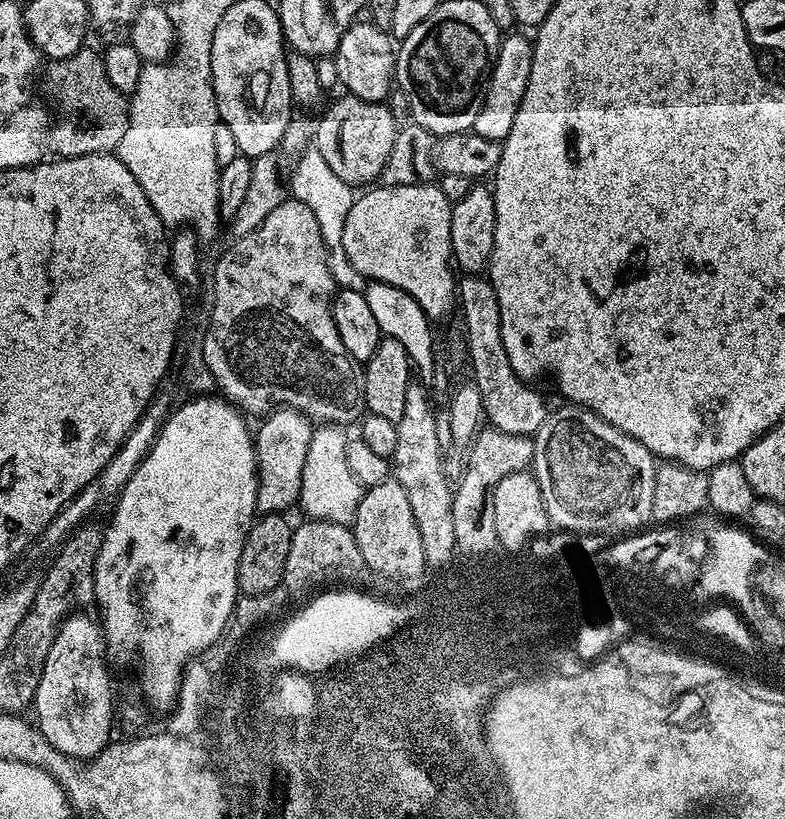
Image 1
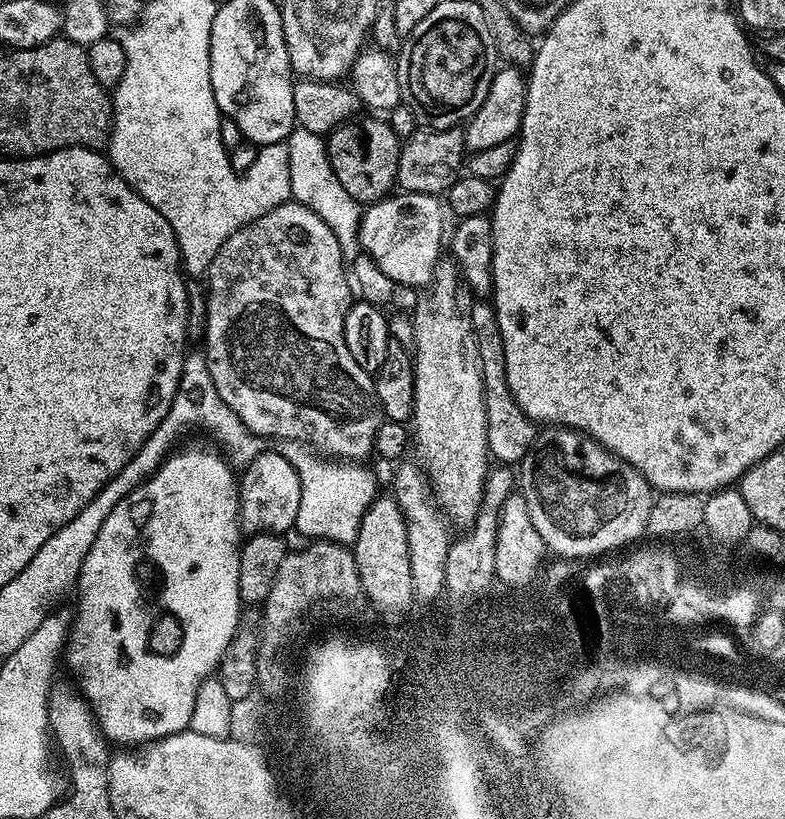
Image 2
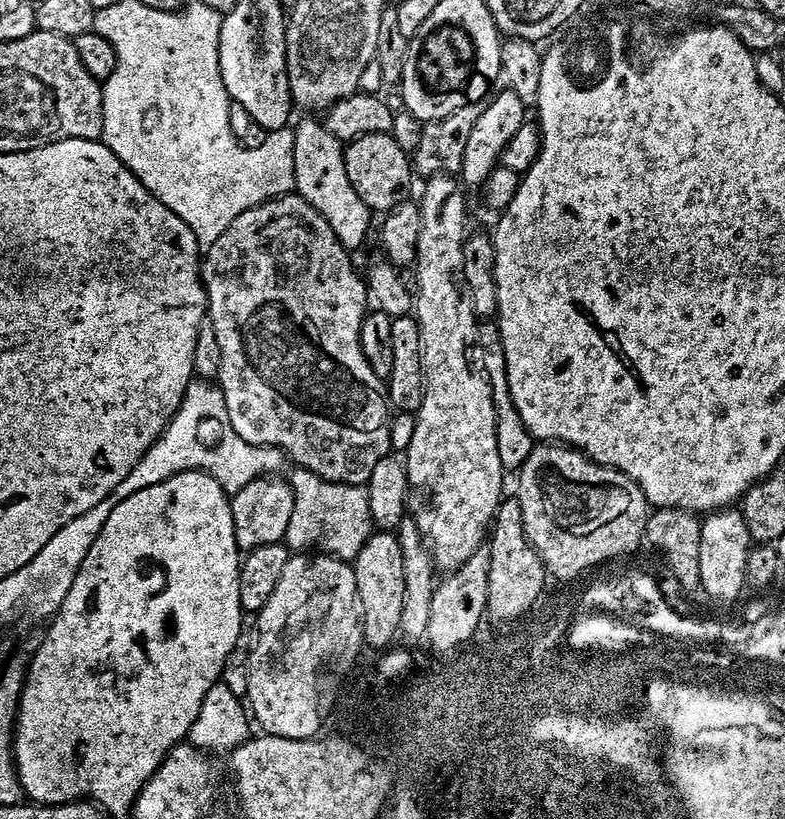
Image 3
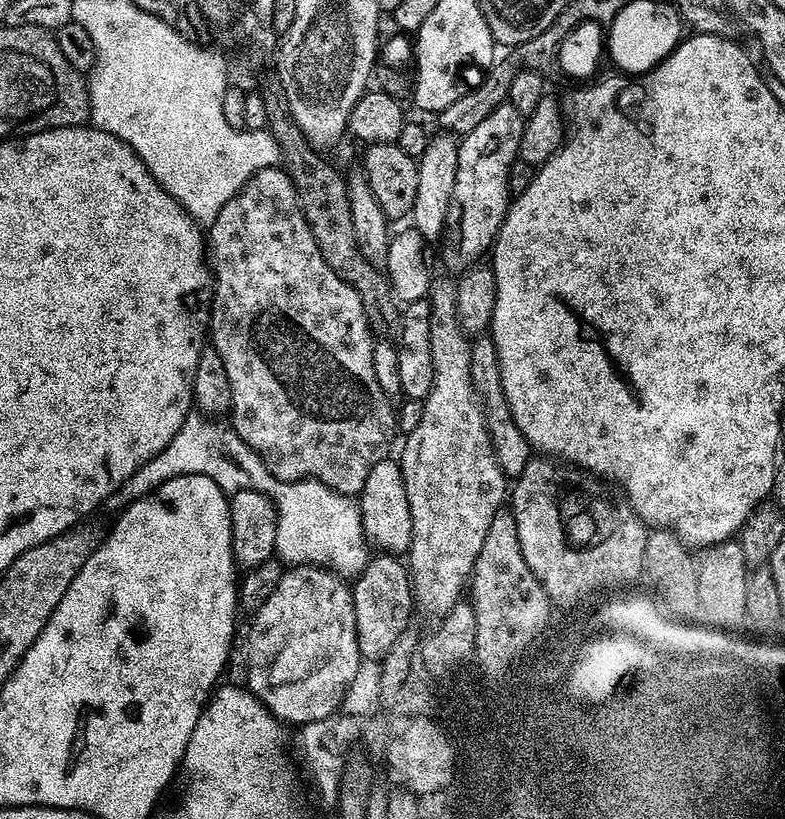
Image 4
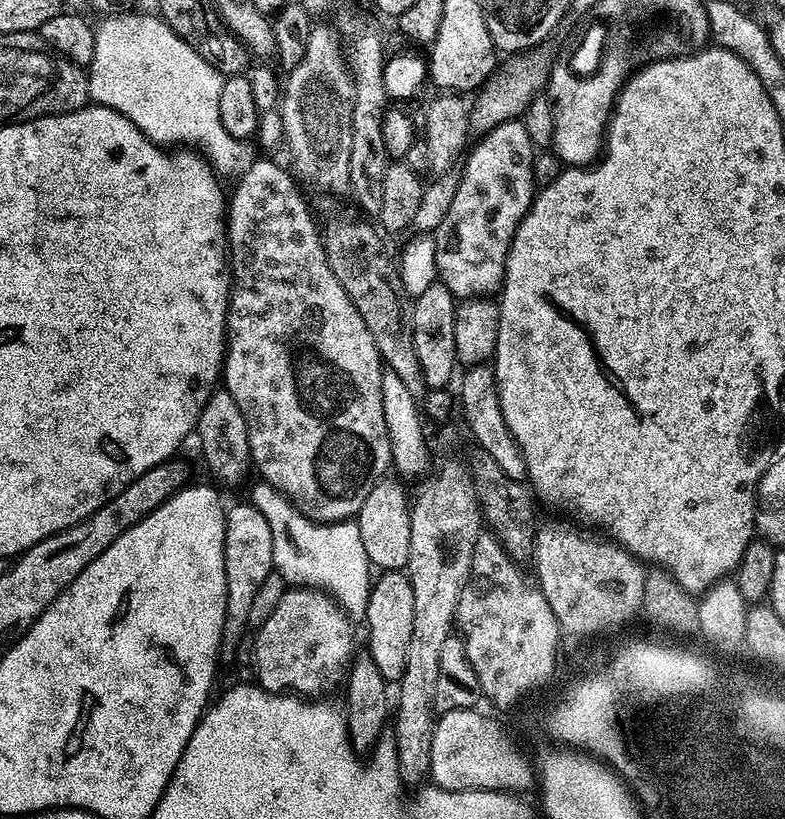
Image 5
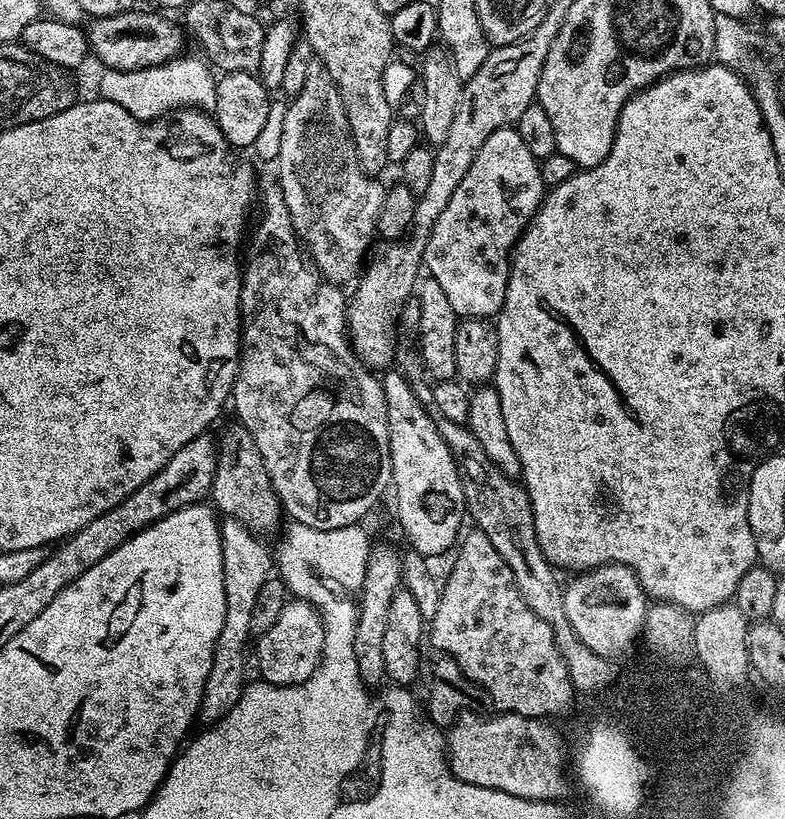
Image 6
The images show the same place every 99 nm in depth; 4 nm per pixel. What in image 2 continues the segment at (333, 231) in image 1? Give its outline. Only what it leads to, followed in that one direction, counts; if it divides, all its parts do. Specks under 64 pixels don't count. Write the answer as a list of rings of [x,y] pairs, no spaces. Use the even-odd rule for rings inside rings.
[[[296,127],[286,141],[290,154],[290,180],[293,199],[307,208],[314,210],[322,218],[335,237],[338,238],[339,248],[345,261],[351,262],[361,253],[360,247],[360,218],[362,206],[357,203],[338,181],[338,176],[330,166],[328,145],[324,136],[316,135],[313,131]]]

